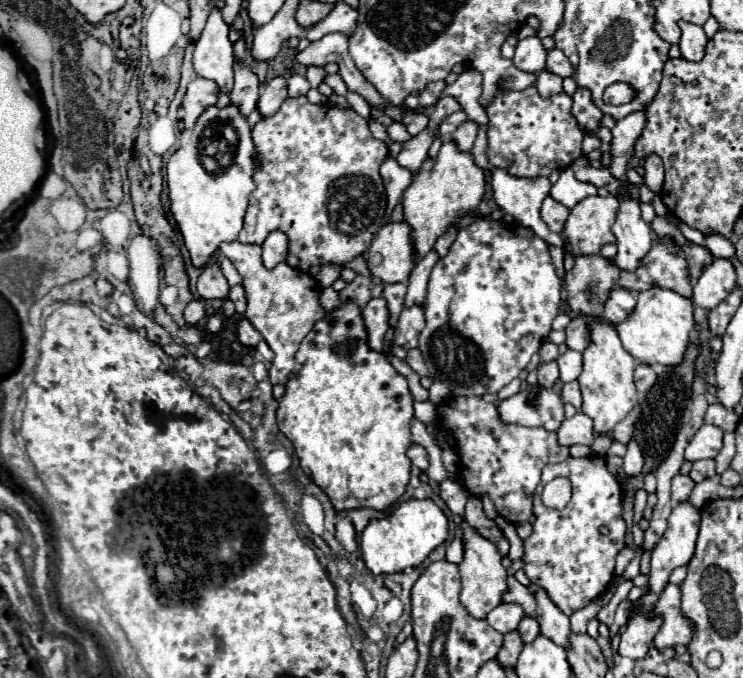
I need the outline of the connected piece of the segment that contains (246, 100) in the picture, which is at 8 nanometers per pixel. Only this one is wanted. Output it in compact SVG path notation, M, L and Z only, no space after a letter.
M243 38L235 44L235 86L231 90L231 106L239 110L243 118L251 114L251 110L257 104L257 94L259 94L259 82L257 76L249 70L247 66L247 44Z

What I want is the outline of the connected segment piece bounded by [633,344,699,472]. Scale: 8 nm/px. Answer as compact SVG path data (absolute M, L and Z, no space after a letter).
M689 344L685 354L683 354L683 362L679 366L655 366L653 368L657 372L659 380L647 392L645 404L641 404L643 412L641 412L639 422L635 424L635 432L633 432L633 440L639 444L639 448L643 452L643 458L645 458L645 466L643 466L645 472L655 470L667 458L667 454L673 448L675 436L677 436L677 432L681 428L683 410L685 410L687 400L691 396L691 386L693 386L691 376L695 374L693 364L695 364L697 354L699 354L699 344Z

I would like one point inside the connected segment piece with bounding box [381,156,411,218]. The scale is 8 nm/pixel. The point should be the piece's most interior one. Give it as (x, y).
(396, 179)

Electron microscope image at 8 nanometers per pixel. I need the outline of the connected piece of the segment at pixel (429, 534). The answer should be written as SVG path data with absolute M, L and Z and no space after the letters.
M407 500L385 518L371 520L361 534L361 554L373 574L393 574L405 568L417 568L439 544L447 540L447 518L433 500Z

